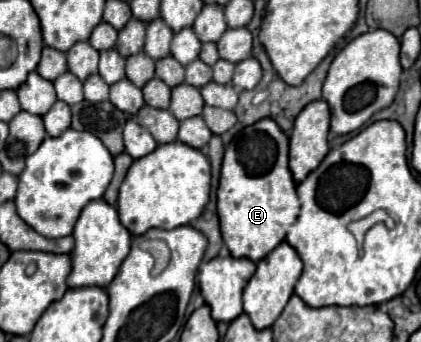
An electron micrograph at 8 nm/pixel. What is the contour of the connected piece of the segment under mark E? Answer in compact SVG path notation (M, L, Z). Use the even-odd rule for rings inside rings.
M262 119L240 131L224 153L218 187L222 239L232 257L244 257L254 263L264 259L284 241L298 211L296 183L288 169L288 137L272 119Z

